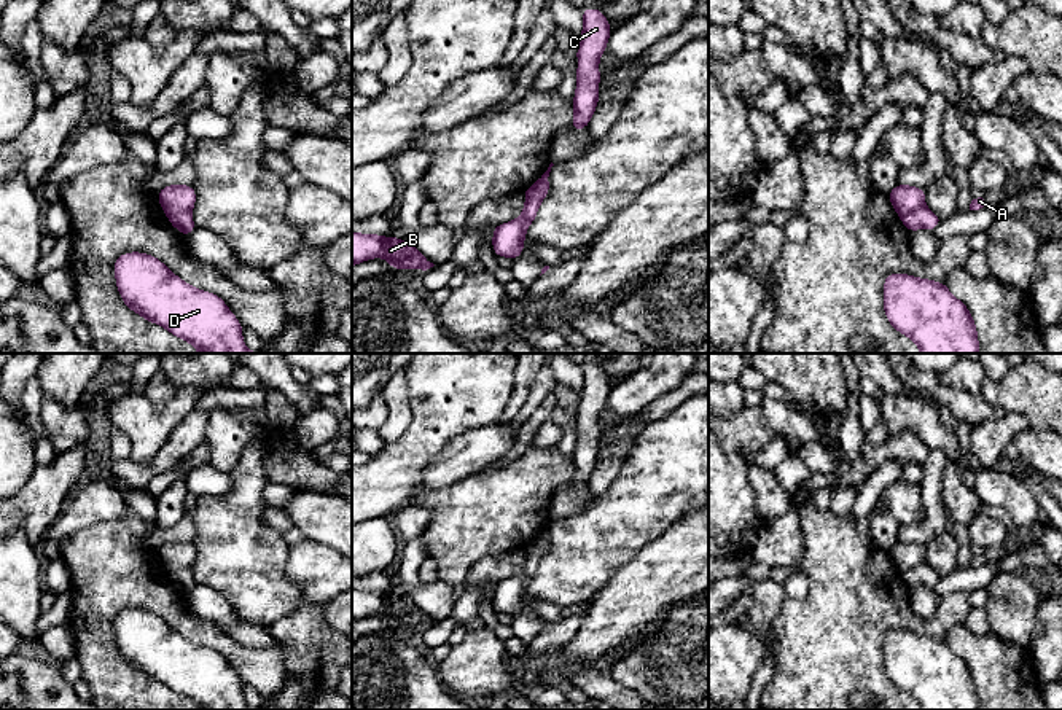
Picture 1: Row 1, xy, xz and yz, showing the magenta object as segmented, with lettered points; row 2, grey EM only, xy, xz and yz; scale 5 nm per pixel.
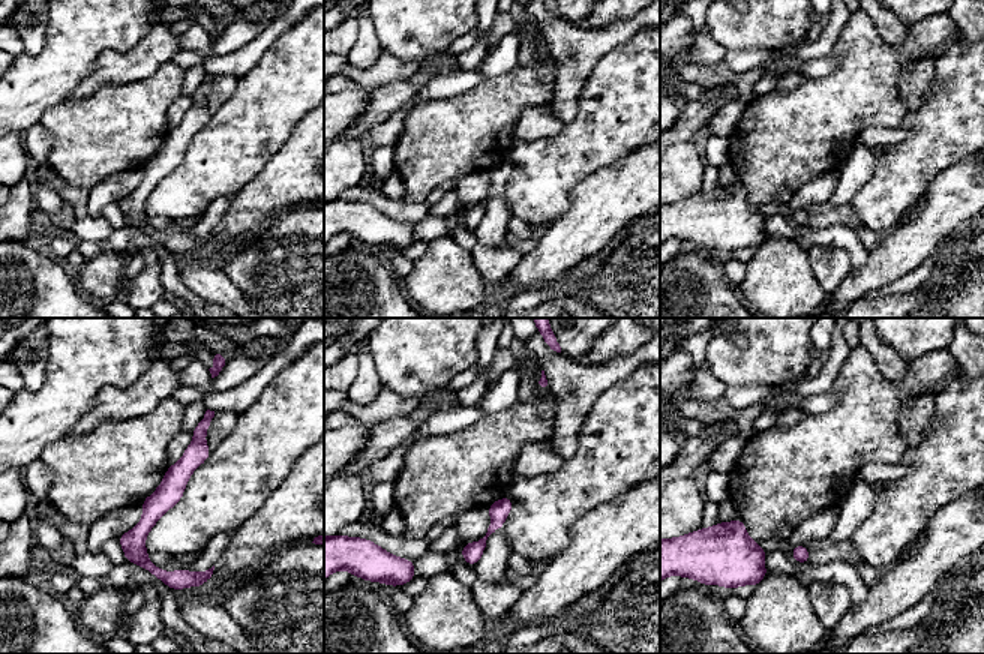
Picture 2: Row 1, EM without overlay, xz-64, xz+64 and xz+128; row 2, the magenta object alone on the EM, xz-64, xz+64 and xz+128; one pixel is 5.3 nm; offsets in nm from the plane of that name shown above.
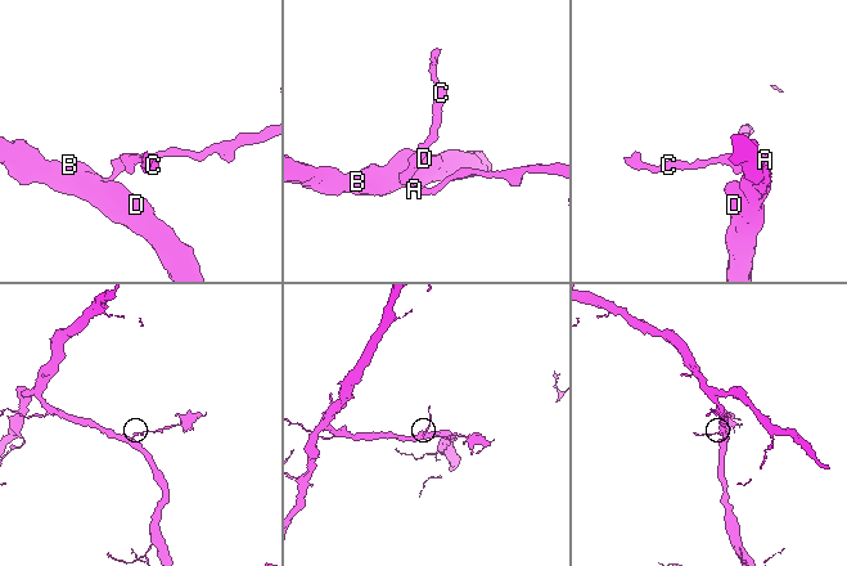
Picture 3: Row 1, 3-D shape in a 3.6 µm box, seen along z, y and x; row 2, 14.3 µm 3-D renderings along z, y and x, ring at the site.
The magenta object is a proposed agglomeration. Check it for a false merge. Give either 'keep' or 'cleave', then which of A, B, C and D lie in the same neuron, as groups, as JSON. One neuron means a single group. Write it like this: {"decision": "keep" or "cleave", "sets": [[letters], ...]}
{"decision": "cleave", "sets": [["A", "C"], ["B", "D"]]}

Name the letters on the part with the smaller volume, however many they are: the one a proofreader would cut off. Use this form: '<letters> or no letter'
A, C

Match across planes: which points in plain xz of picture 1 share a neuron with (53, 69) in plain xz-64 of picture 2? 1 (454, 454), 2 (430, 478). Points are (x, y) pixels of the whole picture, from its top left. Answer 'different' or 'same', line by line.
1: different
2: different

